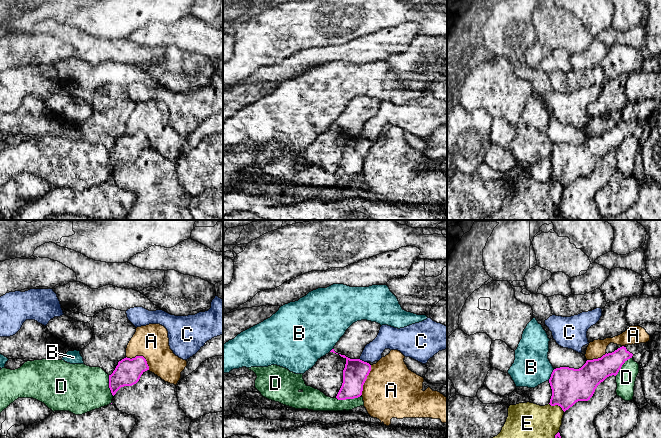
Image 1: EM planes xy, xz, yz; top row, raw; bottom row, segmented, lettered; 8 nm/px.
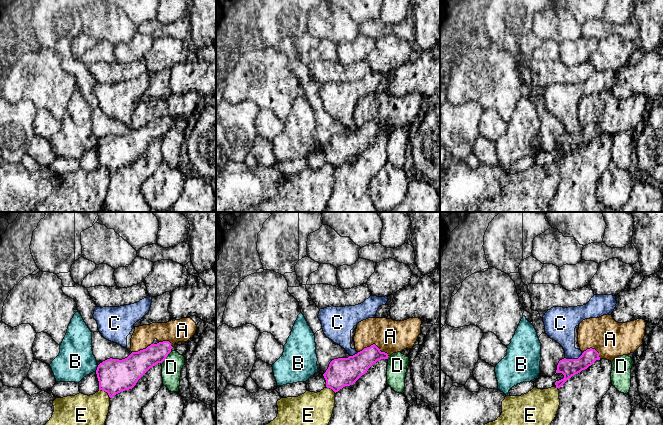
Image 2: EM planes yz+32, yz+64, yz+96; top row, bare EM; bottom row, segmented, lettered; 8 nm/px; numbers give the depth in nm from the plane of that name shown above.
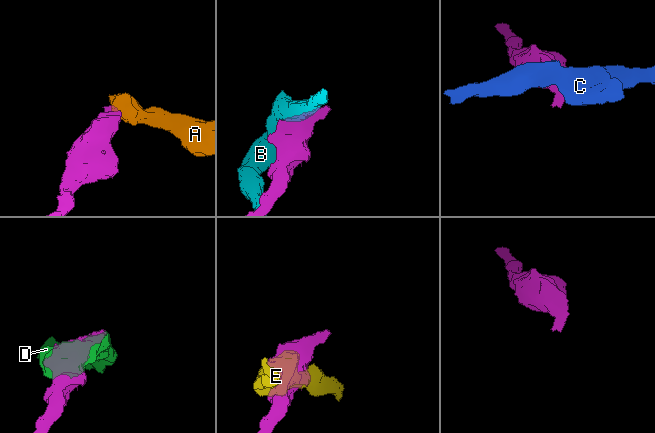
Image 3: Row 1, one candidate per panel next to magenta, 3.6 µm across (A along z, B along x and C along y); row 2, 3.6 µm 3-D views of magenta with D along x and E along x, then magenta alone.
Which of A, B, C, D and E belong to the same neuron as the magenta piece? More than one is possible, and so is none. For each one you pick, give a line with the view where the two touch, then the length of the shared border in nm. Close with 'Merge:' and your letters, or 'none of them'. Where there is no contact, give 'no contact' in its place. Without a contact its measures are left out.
Merge: none of them

